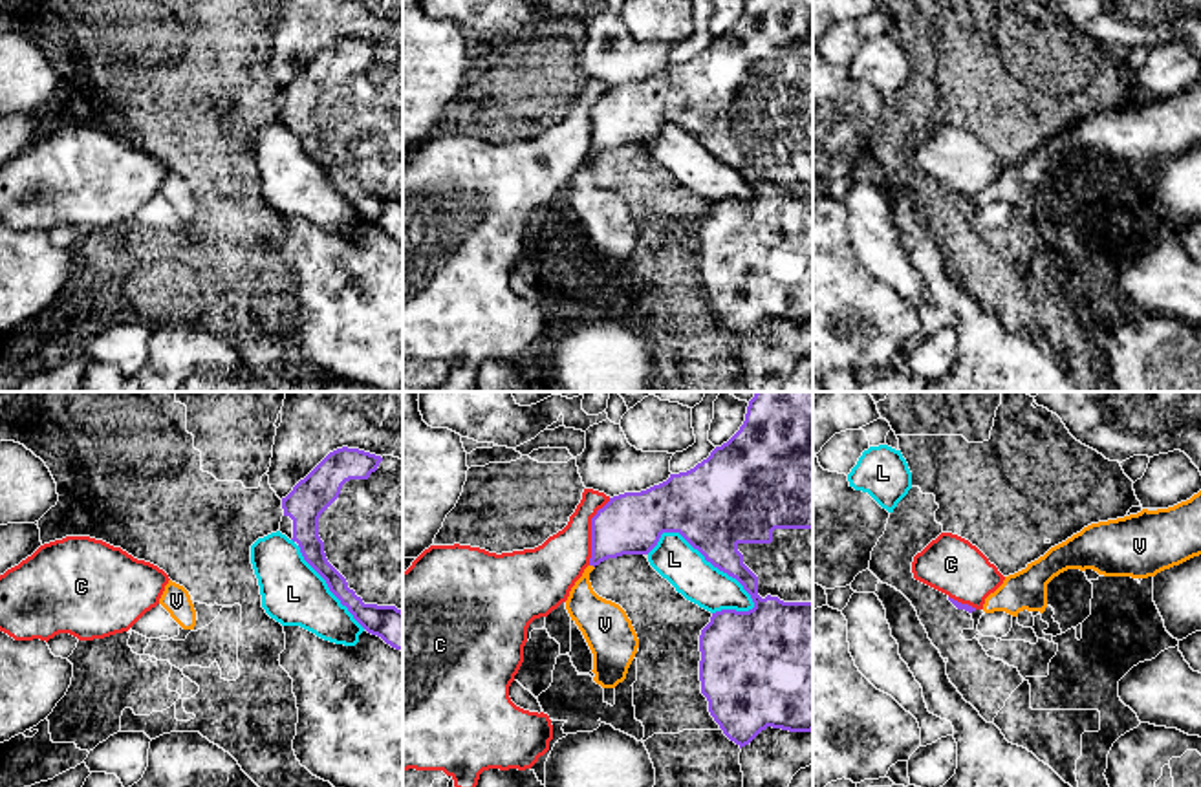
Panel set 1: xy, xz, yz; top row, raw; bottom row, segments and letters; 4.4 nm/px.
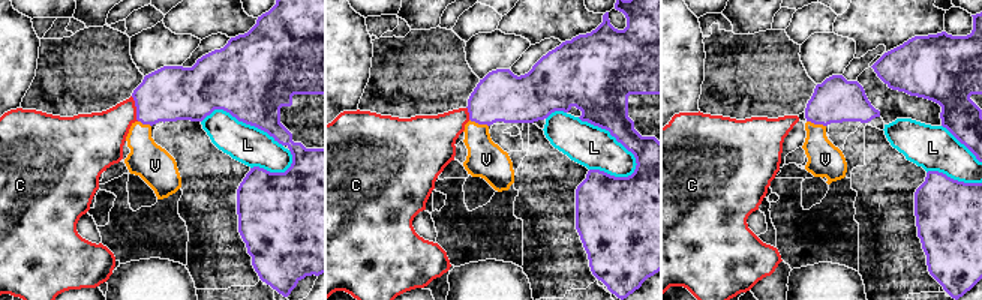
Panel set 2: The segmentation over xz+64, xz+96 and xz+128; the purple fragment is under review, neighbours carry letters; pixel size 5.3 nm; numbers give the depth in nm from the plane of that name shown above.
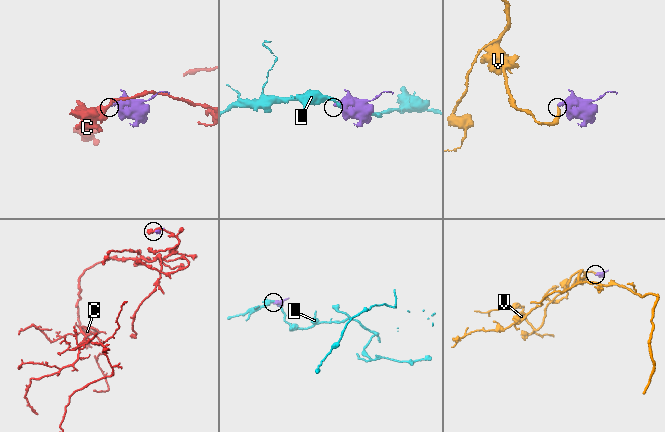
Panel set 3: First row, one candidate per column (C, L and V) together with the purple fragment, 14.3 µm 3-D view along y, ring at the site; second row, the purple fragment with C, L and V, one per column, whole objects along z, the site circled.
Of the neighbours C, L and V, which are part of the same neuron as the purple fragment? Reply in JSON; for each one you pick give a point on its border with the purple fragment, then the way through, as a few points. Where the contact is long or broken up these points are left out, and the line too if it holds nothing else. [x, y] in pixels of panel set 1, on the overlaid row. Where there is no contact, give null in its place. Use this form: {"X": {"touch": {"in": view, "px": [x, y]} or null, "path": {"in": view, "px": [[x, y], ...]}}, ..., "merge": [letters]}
{"V": {"touch": {"in": "xz", "px": [592, 564]}, "path": {"in": "xz", "px": [[630, 524], [592, 564], [584, 604], [599, 619]]}}, "merge": ["V"]}

